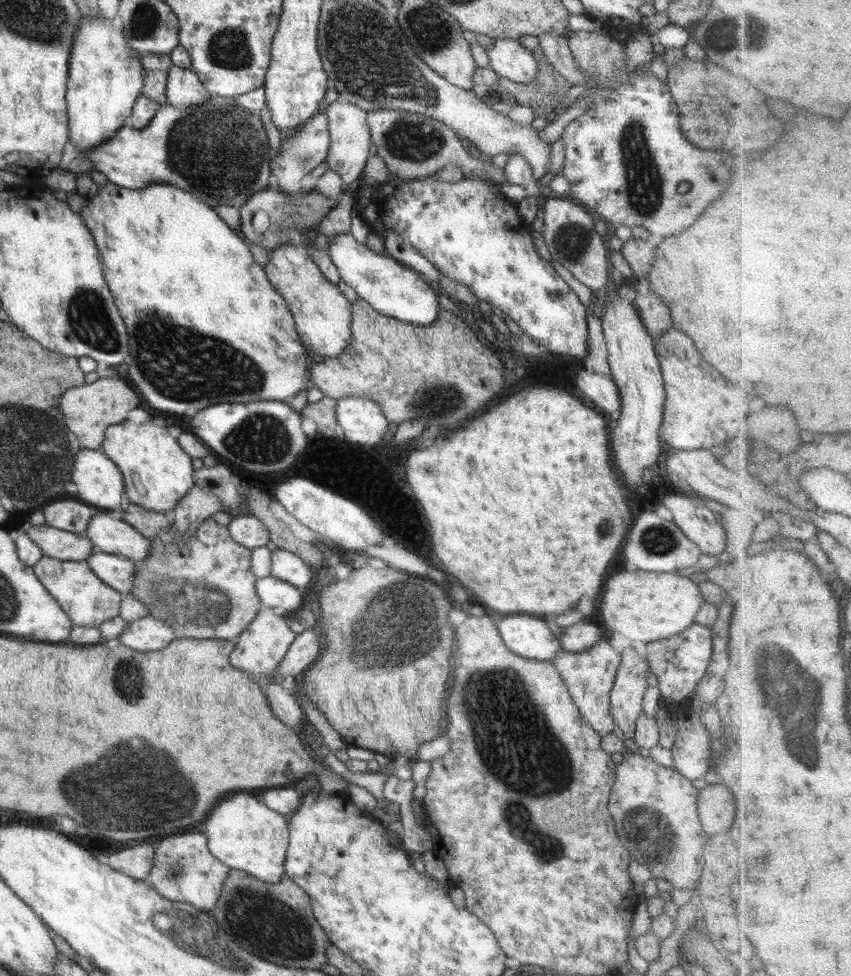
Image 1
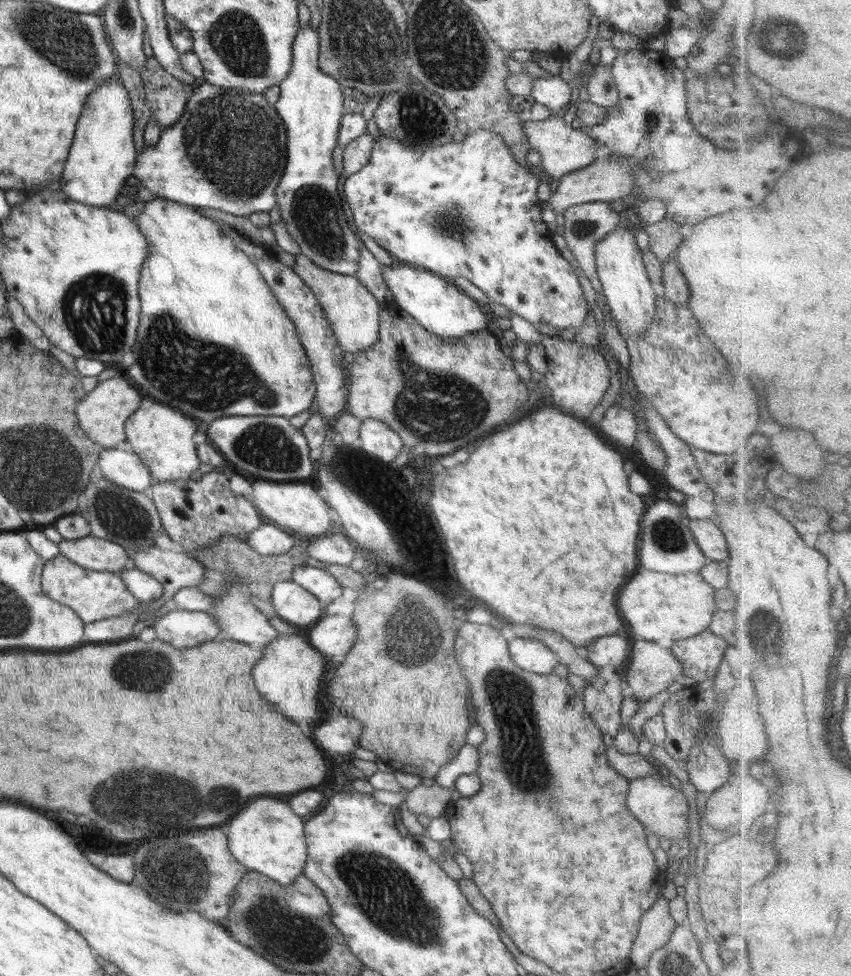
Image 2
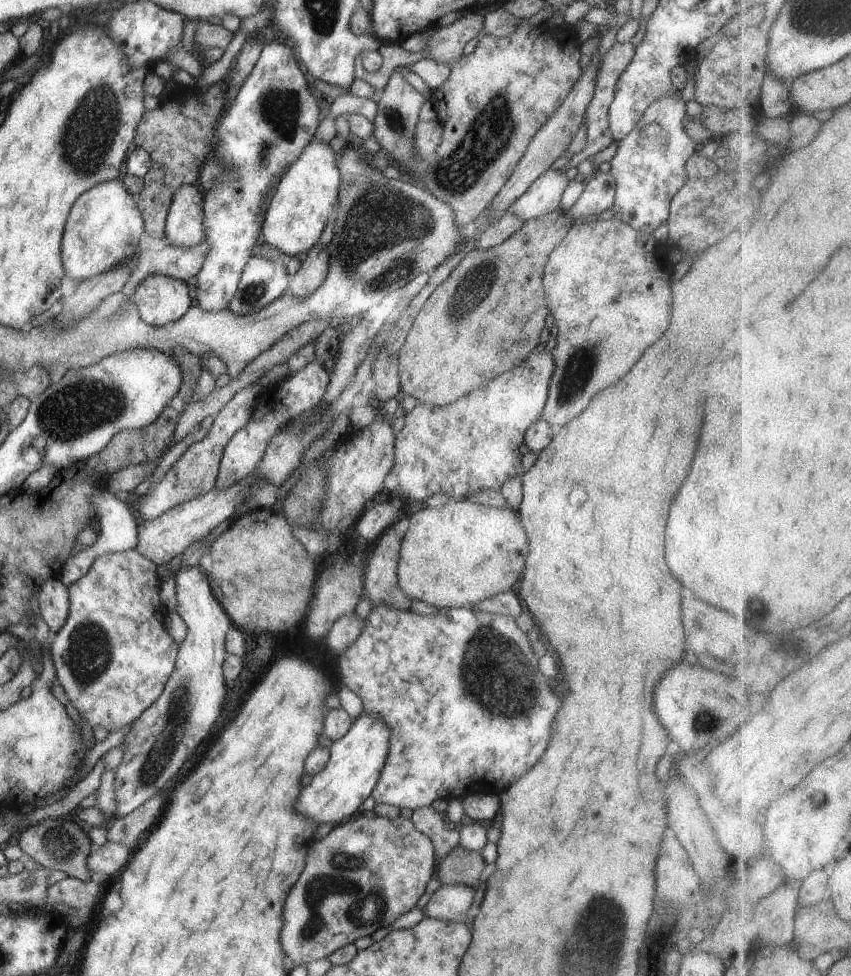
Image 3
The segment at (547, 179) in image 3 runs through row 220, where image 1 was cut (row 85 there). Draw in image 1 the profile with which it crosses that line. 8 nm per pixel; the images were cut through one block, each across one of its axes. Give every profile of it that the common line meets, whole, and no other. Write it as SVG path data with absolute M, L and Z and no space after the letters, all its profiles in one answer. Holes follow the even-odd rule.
M497 38L486 51L490 60L488 67L496 72L496 75L524 86L536 82L540 67L535 56L524 48L518 39Z

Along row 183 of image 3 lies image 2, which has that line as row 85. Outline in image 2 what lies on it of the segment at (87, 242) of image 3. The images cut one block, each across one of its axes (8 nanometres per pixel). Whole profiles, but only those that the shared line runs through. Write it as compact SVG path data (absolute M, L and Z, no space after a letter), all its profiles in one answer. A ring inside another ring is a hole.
M117 76L92 92L76 122L74 141L64 163L58 190L87 206L109 207L116 203L124 182L134 174L136 166L133 123L131 100Z

